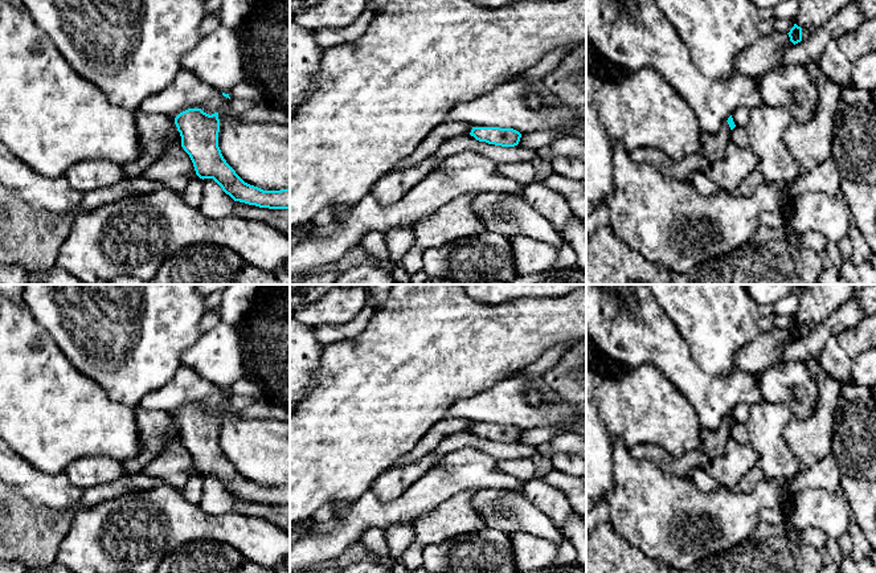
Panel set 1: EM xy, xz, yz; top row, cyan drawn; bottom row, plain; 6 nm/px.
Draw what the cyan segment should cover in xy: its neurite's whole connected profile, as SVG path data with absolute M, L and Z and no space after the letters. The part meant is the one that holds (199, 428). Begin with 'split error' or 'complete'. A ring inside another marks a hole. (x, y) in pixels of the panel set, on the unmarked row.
complete; M188 405L175 414L175 421L181 433L181 443L189 451L196 471L200 475L213 475L234 498L255 502L259 504L290 506L290 484L281 487L263 487L258 483L245 479L226 459L218 443L218 409L209 412L201 405Z

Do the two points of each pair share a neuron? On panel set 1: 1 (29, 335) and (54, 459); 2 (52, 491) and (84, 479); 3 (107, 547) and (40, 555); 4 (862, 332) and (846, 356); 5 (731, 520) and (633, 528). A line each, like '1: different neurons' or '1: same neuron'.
1: same neuron
2: different neurons
3: different neurons
4: same neuron
5: same neuron

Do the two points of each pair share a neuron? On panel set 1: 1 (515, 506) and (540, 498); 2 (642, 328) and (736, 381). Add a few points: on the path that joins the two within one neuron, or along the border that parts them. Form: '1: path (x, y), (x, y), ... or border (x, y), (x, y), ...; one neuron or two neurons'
1: border (523, 491), (552, 522); two neurons
2: path (666, 352), (696, 383), (712, 383); one neuron

